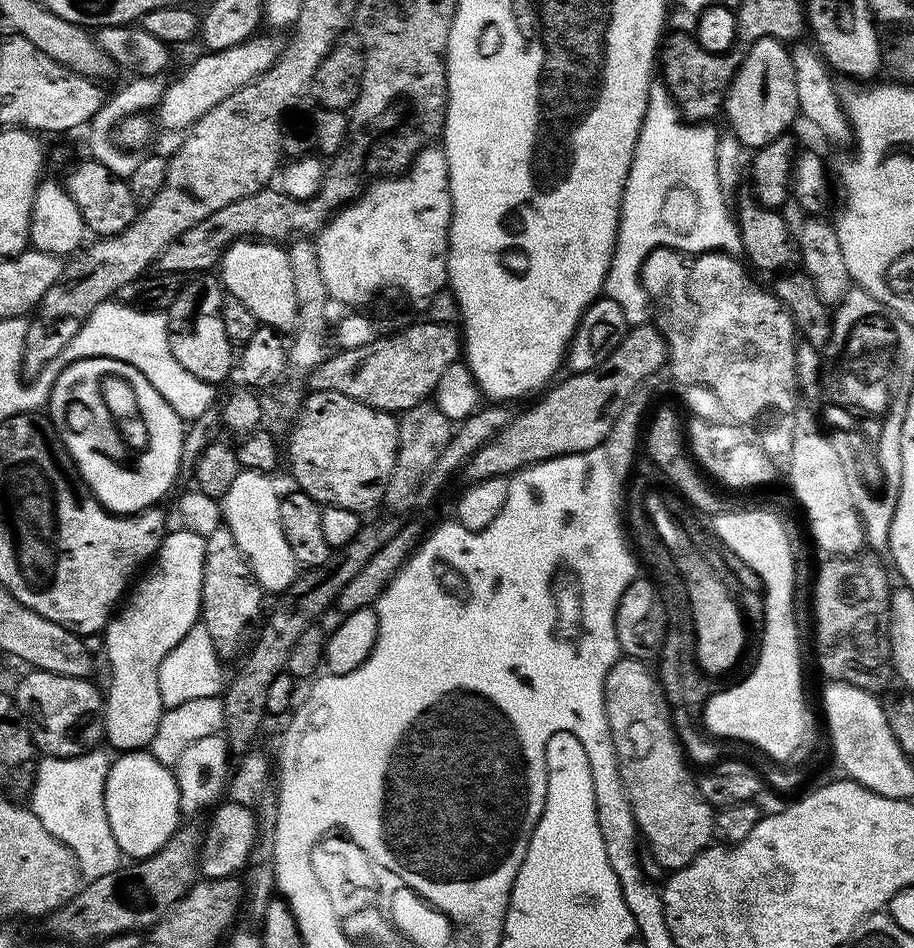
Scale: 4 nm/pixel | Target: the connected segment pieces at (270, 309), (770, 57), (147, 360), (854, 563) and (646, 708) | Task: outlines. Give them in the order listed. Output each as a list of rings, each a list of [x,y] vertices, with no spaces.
[[[255,238],[236,240],[220,257],[218,276],[225,293],[243,302],[252,311],[254,318],[260,320],[261,325],[288,330],[295,324],[294,277],[287,251],[279,243]]]
[[[763,36],[754,42],[753,48],[729,82],[727,91],[723,93],[722,112],[724,116],[728,115],[732,123],[731,131],[748,150],[766,147],[791,129],[791,124],[795,122],[796,116],[798,120],[801,110],[794,62],[785,41]]]
[[[119,302],[99,304],[64,348],[65,361],[82,358],[114,358],[134,366],[146,374],[150,386],[154,386],[154,390],[170,402],[172,409],[185,422],[198,419],[203,411],[213,407],[213,385],[202,382],[202,378],[194,378],[194,374],[190,374],[190,370],[183,368],[182,362],[174,358],[168,341],[168,318],[165,313],[146,312]]]
[[[864,555],[825,559],[816,576],[816,660],[821,670],[829,676],[829,681],[852,684],[864,691],[880,694],[888,679],[891,681],[894,676],[888,636],[893,585],[888,584],[883,566]]]
[[[621,658],[617,660],[614,667],[606,674],[606,682],[604,683],[604,709],[606,710],[606,718],[608,719],[608,729],[612,735],[612,745],[616,751],[616,767],[620,769],[620,783],[624,785],[624,794],[628,798],[628,805],[632,807],[632,818],[636,821],[639,835],[648,843],[648,848],[652,851],[652,856],[667,870],[675,870],[686,866],[689,862],[696,859],[697,854],[703,852],[705,848],[713,843],[714,833],[712,830],[712,818],[714,815],[713,805],[709,804],[700,794],[697,781],[694,776],[688,773],[689,765],[686,763],[686,757],[682,751],[682,745],[678,739],[677,729],[674,727],[673,717],[668,716],[668,704],[664,701],[666,695],[665,689],[662,687],[661,681],[652,677],[650,669],[644,665],[645,661],[640,658]]]

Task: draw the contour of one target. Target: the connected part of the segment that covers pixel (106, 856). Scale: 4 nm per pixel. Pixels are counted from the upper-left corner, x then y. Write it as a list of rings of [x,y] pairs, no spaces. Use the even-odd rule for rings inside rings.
[[[85,750],[81,756],[50,756],[36,765],[36,776],[30,791],[32,813],[74,854],[85,881],[106,878],[106,874],[120,872],[122,853],[110,830],[106,806],[103,802],[104,788],[110,756],[101,750]]]

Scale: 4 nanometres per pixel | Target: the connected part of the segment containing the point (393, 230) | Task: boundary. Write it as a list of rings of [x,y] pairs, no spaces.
[[[426,146],[405,171],[373,180],[376,181],[373,184],[371,181],[352,203],[345,204],[315,237],[318,267],[328,295],[340,304],[360,306],[368,301],[371,303],[372,296],[383,288],[401,288],[406,295],[420,302],[427,301],[448,284],[452,199],[448,189],[448,159],[443,147]]]

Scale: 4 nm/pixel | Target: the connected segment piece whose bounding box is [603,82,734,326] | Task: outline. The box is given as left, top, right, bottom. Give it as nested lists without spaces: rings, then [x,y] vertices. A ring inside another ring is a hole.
[[[653,82],[648,88],[648,105],[638,134],[636,149],[630,162],[626,186],[620,207],[620,225],[616,235],[610,270],[604,279],[603,295],[622,306],[629,325],[646,324],[650,320],[650,297],[640,280],[644,259],[656,248],[674,248],[685,254],[702,252],[731,253],[734,248],[734,216],[730,204],[724,201],[726,191],[718,182],[715,146],[718,132],[711,123],[687,123],[680,108],[663,82]]]

